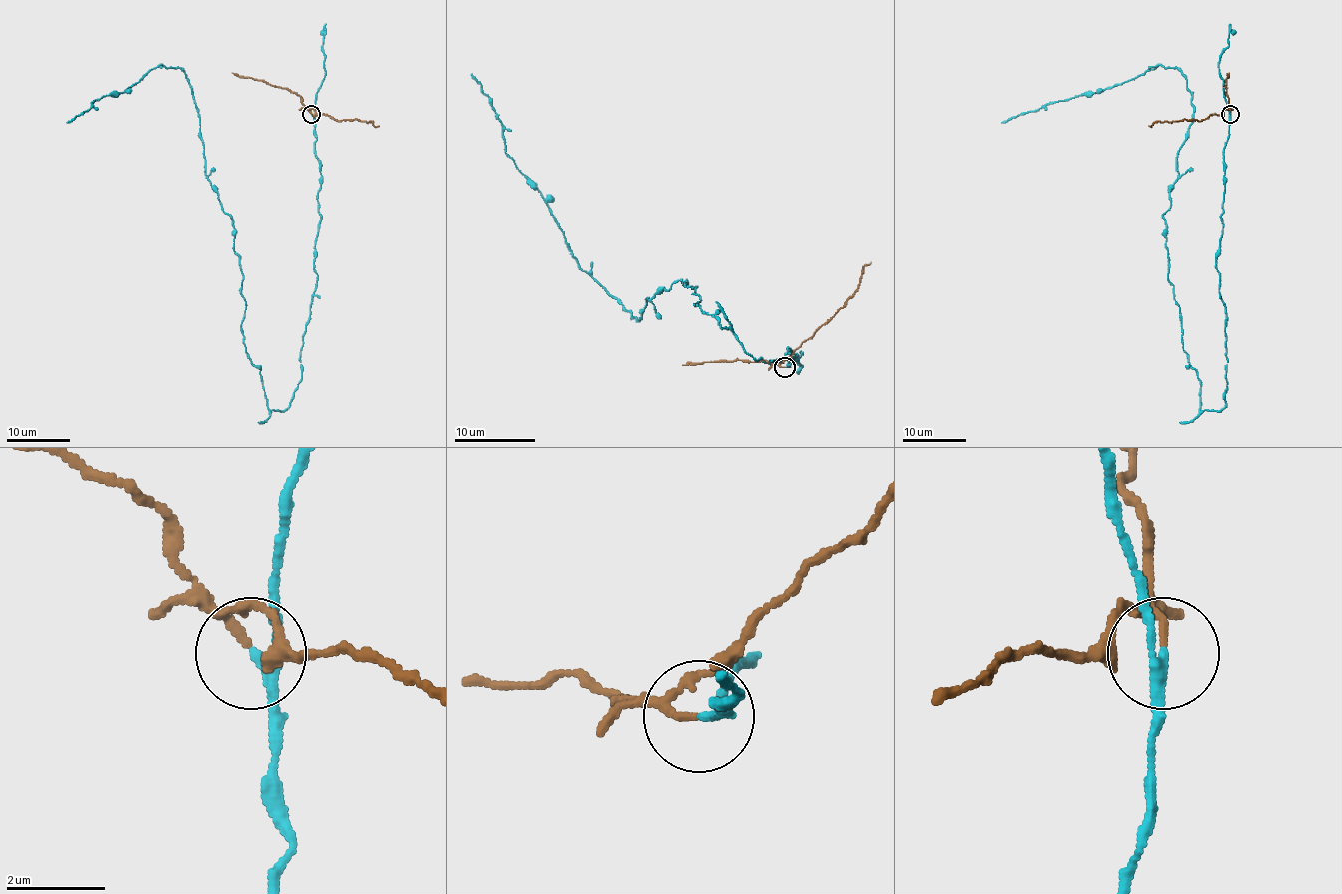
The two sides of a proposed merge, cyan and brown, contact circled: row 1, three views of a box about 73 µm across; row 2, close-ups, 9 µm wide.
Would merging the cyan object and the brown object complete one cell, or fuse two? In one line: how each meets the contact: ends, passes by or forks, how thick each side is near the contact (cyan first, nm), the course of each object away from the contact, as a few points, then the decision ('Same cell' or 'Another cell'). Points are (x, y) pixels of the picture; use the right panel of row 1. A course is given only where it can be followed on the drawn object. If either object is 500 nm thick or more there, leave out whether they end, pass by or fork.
At the ring cyan passes by. At the ring brown passes by. Thickness 180 nm (cyan) against 100 nm. Course of cyan: (1231, 114), (1218, 411), (1201, 410), (1168, 278), (1163, 214), (1193, 114), (1185, 76), (1156, 65), (1002, 122). Course of brown: (1231, 114), (1229, 109), (1224, 109), (1221, 114), (1210, 114), (1201, 120), (1183, 119), (1149, 125). Another cell

